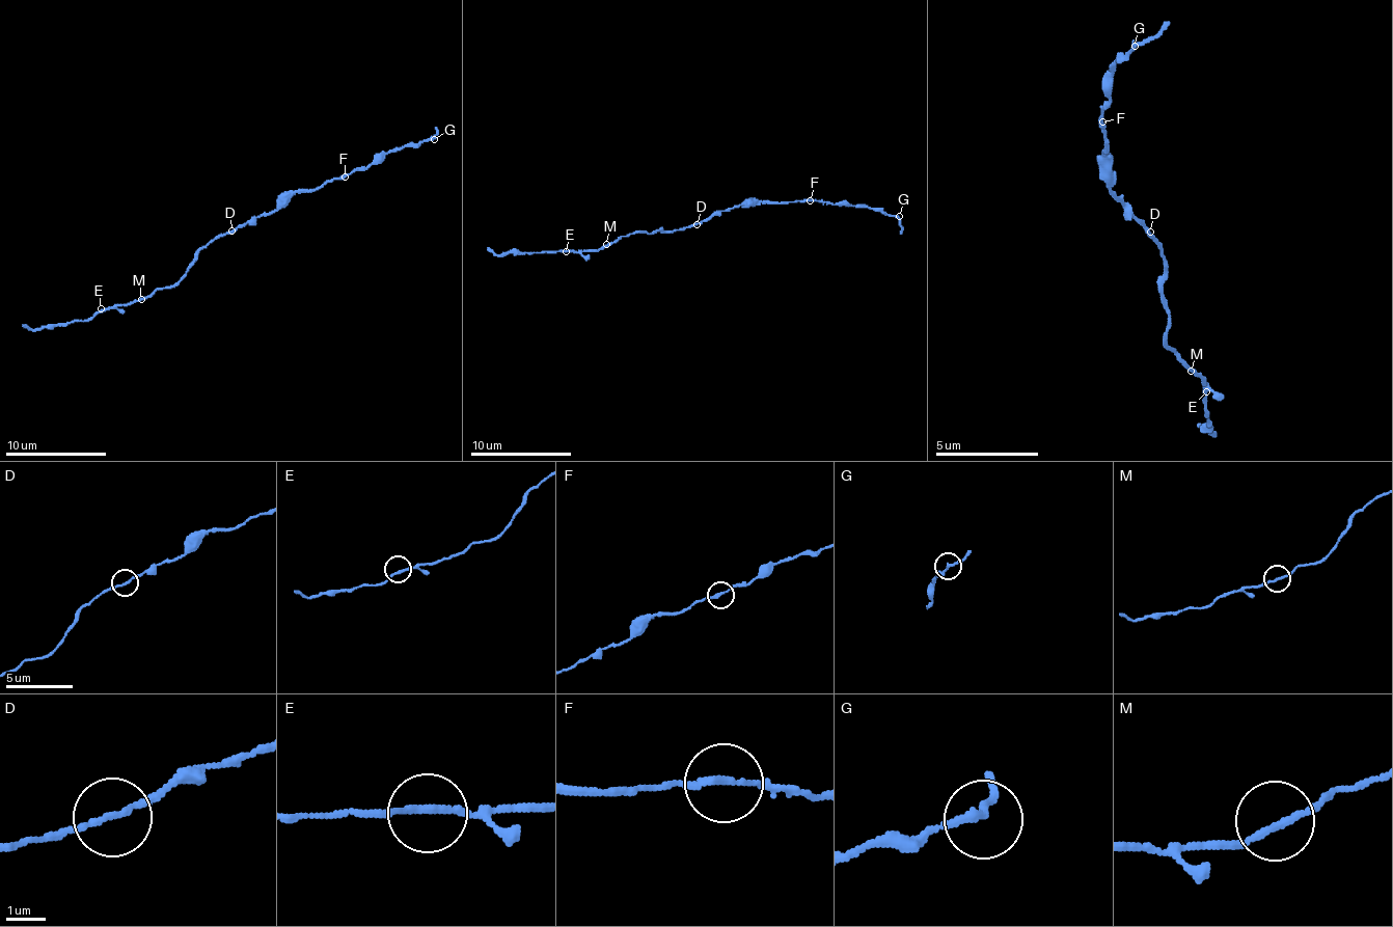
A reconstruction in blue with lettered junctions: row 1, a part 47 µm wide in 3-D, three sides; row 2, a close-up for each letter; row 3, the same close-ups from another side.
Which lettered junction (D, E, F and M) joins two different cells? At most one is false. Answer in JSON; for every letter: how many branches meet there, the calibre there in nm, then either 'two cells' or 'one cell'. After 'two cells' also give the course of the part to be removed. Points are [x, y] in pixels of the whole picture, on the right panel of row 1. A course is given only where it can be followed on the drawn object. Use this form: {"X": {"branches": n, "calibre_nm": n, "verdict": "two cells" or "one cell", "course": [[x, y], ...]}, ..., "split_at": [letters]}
{"D": {"branches": 2, "calibre_nm": 140, "verdict": "one cell"}, "E": {"branches": 2, "calibre_nm": 180, "verdict": "one cell"}, "F": {"branches": 2, "calibre_nm": 170, "verdict": "one cell"}, "M": {"branches": 2, "calibre_nm": 160, "verdict": "one cell"}, "split_at": []}

